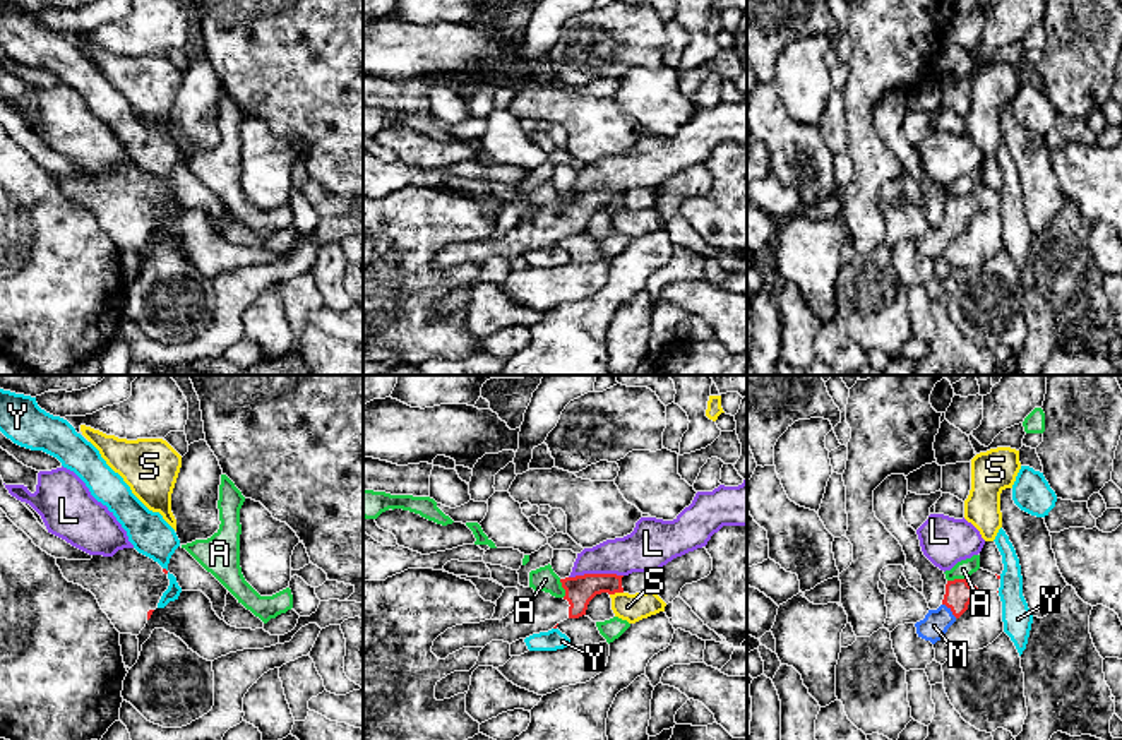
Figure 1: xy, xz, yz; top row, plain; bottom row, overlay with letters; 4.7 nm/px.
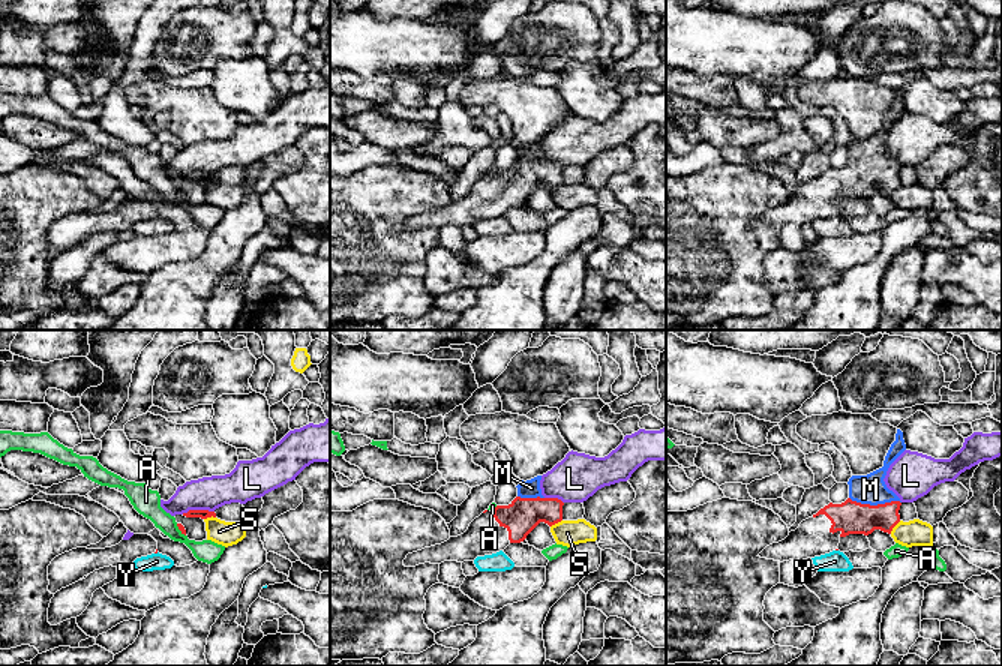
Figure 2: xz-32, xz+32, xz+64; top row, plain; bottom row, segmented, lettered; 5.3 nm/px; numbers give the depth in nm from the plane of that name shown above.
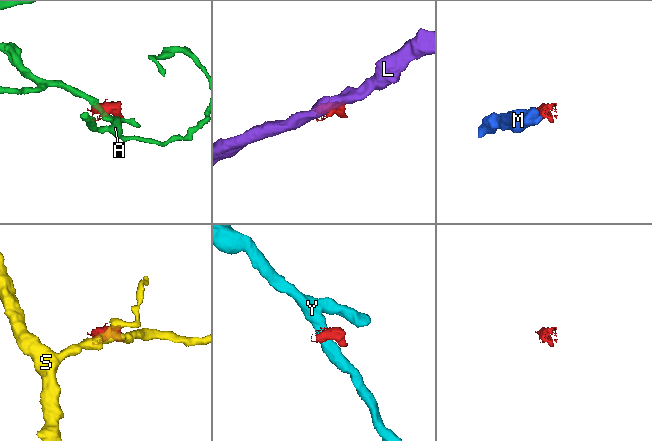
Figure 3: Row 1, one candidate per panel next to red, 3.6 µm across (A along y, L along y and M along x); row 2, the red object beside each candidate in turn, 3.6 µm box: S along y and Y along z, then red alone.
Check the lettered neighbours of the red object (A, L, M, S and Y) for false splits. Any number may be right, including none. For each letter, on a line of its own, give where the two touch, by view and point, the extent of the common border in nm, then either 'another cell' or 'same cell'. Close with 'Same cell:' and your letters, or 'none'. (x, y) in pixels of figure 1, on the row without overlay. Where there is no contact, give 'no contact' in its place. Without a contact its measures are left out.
A: meets red in yz at (956, 196); contact 100 nm long; another cell
L: meets red in xz at (595, 190); contact 260 nm long; another cell
M: meets red in yz at (951, 226); contact 100 nm long; same cell
S: meets red in xz at (615, 208); contact 70 nm long; another cell
Y: meets red in xy at (167, 187); contact 40 nm long; another cell
Same cell: M

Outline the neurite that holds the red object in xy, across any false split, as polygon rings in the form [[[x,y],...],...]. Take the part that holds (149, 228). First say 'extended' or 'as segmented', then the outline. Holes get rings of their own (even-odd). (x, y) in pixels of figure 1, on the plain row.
extended; [[[135,164],[91,176],[57,175],[63,194],[91,207],[120,250],[139,252],[170,202],[168,187]]]

